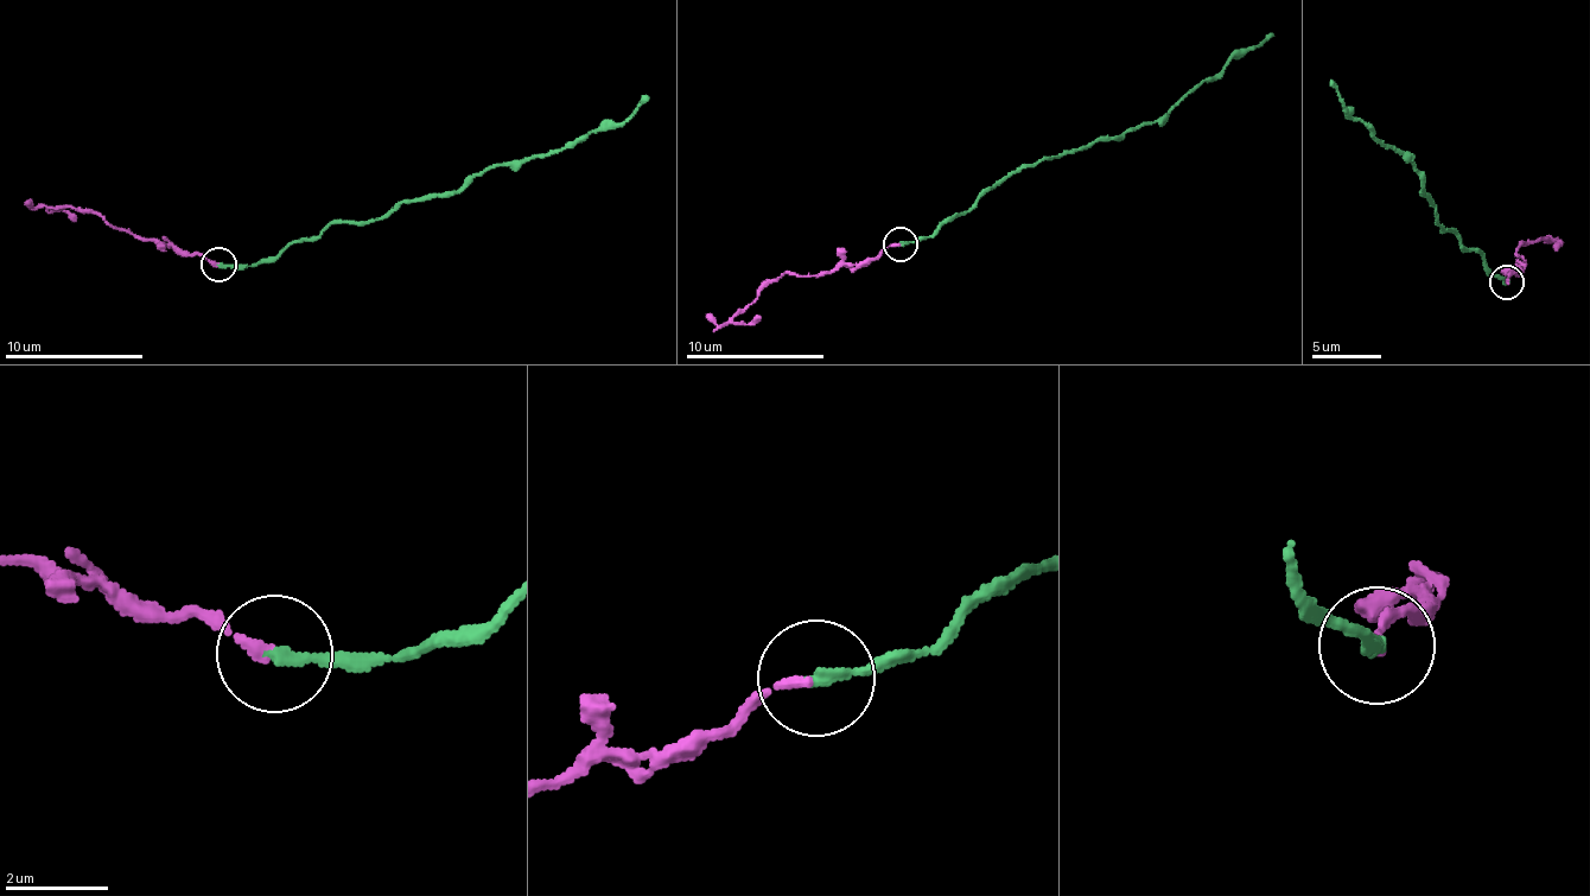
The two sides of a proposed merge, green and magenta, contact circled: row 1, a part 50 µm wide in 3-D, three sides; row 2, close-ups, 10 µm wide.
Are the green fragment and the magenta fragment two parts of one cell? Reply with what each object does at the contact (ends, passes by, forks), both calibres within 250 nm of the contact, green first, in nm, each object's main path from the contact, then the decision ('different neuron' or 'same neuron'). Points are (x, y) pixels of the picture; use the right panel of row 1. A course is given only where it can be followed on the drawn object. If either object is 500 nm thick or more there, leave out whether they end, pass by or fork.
green ends | magenta ends | 220/180 nm | green via (1508, 283), (1492, 272), (1455, 233), (1442, 229), (1409, 160), (1411, 158), (1377, 141), (1352, 115), (1330, 78) | magenta via (1507, 283), (1524, 262), (1515, 252), (1524, 243), (1557, 241), (1545, 239) | different neuron

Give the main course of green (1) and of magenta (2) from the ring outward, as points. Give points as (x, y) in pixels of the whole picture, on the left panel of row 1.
1: (218, 266), (274, 260), (332, 224), (563, 152), (647, 94)
2: (216, 266), (135, 236), (94, 213), (32, 207), (24, 202)

